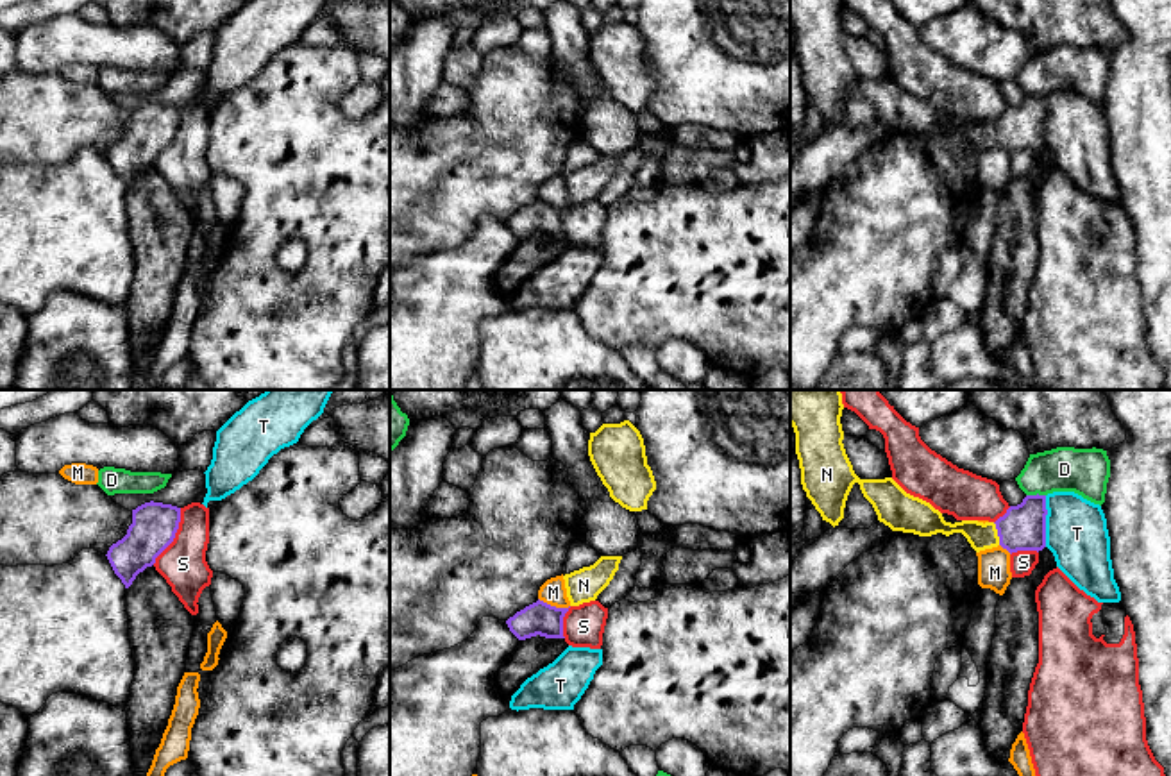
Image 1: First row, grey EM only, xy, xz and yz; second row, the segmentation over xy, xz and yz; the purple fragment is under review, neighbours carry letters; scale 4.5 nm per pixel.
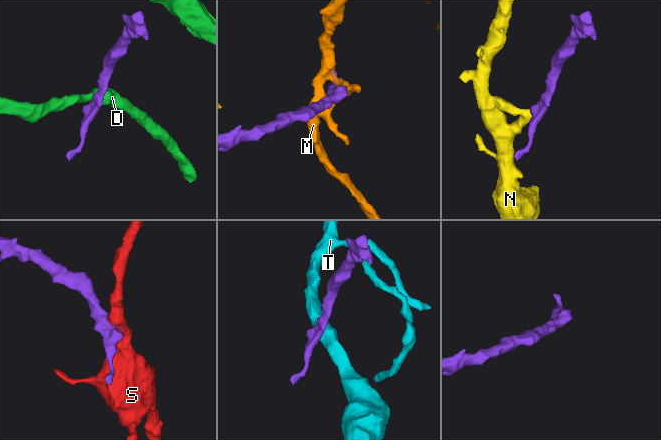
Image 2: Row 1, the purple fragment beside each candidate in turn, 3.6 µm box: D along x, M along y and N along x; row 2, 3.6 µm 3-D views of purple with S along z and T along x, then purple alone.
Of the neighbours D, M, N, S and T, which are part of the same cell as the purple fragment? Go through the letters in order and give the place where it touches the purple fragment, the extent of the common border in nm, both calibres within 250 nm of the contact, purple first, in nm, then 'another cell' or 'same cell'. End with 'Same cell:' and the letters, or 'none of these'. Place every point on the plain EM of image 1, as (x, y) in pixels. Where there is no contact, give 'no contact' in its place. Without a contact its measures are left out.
D: contact yz (1037, 93); length 90 nm; calibres 200 and 200 nm; another cell
M: contact xz (555, 206); length 150 nm; calibres 150 and 120 nm; another cell
N: contact yz (998, 133); length 110 nm; calibres 200 and 120 nm; same cell
S: contact xy (174, 136); length 280 nm; calibres 200 and 220 nm; another cell
T: contact yz (1044, 120); length 240 nm; calibres 200 and 280 nm; another cell
Same cell: N

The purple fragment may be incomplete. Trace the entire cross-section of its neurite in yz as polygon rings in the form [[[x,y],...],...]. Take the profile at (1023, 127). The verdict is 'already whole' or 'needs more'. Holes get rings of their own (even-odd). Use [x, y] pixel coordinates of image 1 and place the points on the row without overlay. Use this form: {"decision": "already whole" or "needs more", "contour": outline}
{"decision": "needs more", "contour": [[[790,0],[790,25],[801,84],[822,120],[833,127],[844,118],[847,95],[855,82],[872,104],[878,120],[892,131],[931,136],[962,132],[980,152],[1001,145],[1010,154],[1046,147],[1046,95],[1026,95],[996,122],[946,122],[930,102],[906,93],[892,77],[860,79],[844,48],[840,23],[842,0]]]}

